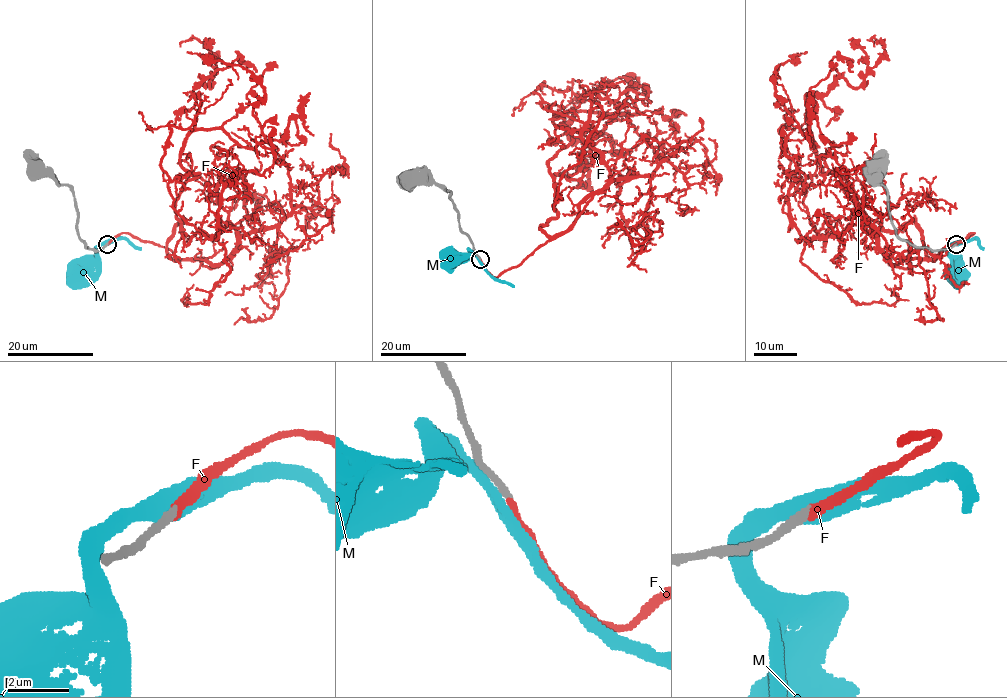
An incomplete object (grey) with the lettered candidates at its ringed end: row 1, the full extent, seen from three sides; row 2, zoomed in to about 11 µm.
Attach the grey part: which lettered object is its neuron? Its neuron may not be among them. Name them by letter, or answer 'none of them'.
F

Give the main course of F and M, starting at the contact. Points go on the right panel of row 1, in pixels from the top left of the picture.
F: (956, 243), (931, 260), (914, 220), (887, 231), (825, 173), (776, 95), (775, 68), (807, 52)
M: (954, 244), (948, 249), (956, 275)

